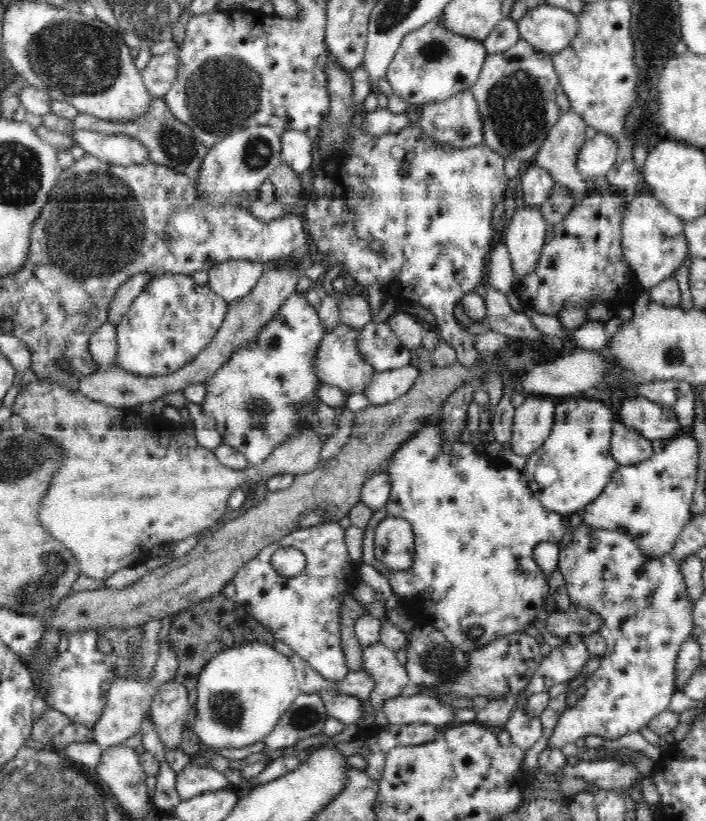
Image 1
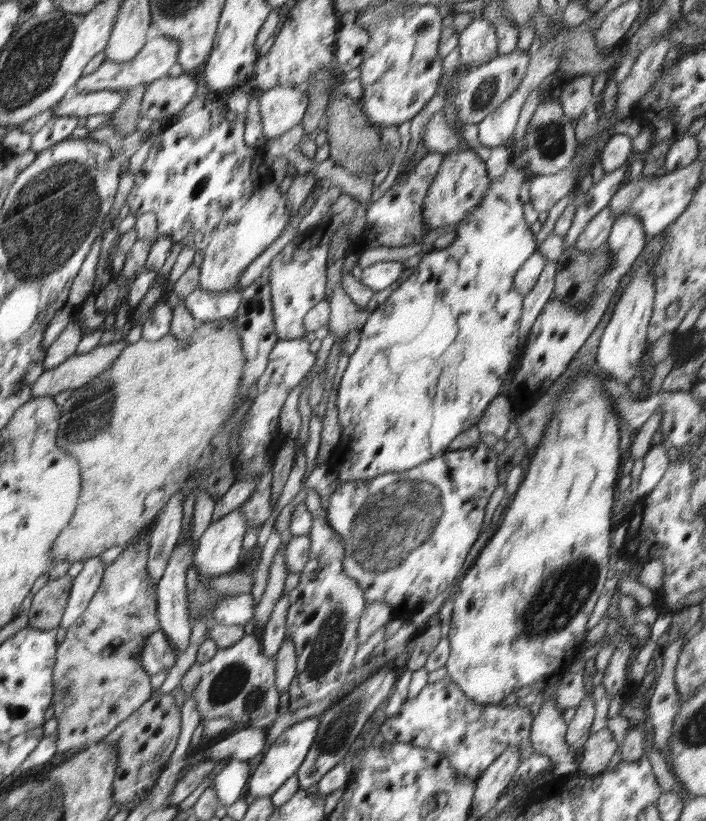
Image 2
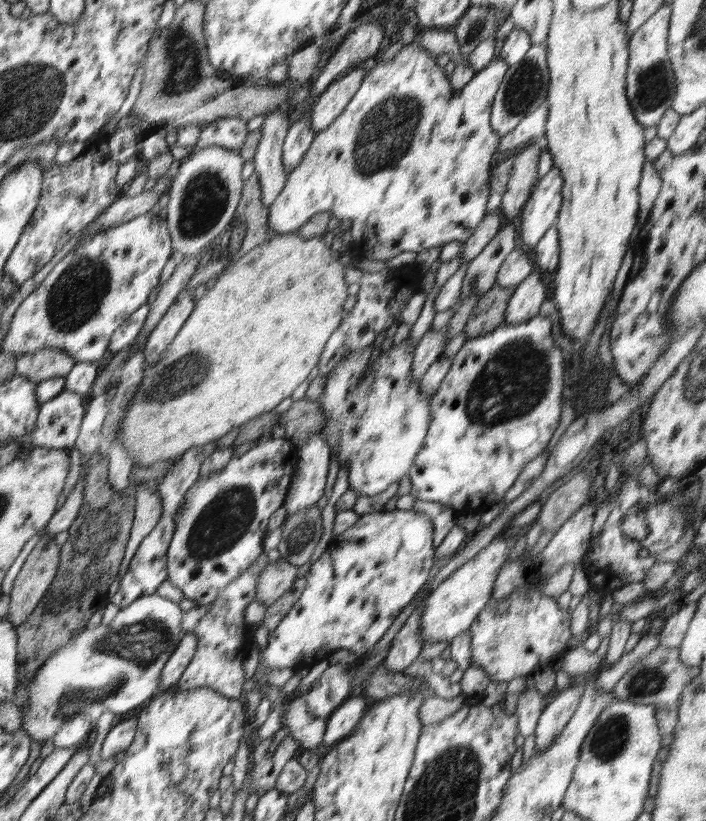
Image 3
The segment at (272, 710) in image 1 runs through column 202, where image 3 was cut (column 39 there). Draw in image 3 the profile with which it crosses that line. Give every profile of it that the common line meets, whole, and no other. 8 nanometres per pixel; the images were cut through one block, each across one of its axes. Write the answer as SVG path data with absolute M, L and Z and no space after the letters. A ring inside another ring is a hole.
M155 592L119 609L110 624L86 627L72 643L54 654L34 682L26 686L28 706L20 708L20 732L44 744L54 738L59 726L78 715L86 715L96 724L104 711L120 715L152 700L158 695L162 667L183 636L182 611L178 603Z

